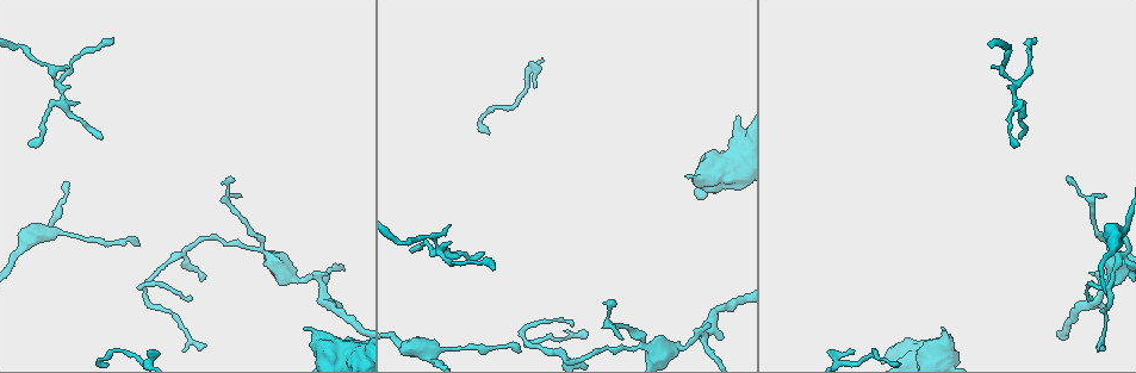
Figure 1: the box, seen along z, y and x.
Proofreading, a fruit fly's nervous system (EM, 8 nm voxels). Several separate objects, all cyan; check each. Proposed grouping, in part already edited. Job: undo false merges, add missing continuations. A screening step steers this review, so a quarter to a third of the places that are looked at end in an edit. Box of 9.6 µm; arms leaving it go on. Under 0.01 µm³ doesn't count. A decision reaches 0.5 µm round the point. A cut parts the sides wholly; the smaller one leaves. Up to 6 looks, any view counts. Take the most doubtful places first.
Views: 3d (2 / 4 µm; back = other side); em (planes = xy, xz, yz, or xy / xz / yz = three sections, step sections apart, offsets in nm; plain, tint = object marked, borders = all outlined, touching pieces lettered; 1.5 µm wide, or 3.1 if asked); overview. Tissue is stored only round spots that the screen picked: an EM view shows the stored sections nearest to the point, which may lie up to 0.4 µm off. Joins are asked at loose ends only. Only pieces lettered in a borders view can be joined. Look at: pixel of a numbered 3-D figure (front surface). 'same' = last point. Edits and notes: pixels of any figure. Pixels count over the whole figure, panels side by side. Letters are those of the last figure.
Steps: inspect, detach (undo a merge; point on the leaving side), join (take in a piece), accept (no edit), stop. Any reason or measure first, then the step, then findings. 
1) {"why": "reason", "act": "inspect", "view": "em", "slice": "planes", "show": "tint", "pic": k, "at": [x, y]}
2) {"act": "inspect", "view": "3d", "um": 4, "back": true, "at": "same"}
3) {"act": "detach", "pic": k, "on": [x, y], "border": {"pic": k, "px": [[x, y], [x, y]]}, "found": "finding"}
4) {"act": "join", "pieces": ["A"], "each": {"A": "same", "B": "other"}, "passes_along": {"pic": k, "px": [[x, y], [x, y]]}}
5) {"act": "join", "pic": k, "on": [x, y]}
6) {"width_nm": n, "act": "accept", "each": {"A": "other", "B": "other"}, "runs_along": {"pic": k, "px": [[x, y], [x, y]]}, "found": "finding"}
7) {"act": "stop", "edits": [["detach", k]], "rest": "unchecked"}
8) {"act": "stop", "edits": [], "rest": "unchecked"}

{"why": "thin end", "act": "inspect", "view": "3d", "um": 4, "pic": 1, "at": [31, 144]}

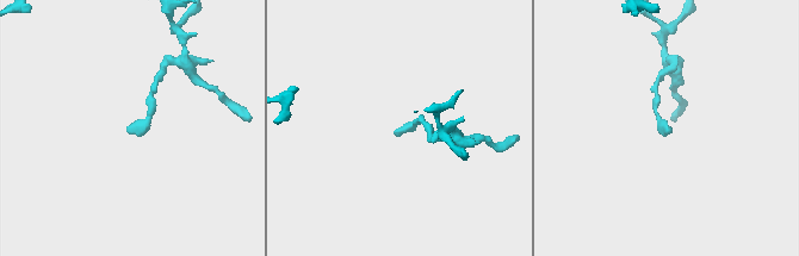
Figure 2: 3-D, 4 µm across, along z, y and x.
{"why": "now the EM", "act": "inspect", "view": "em", "slice": "xz", "step": 4, "show": "borders", "pic": 2, "at": [667, 132]}

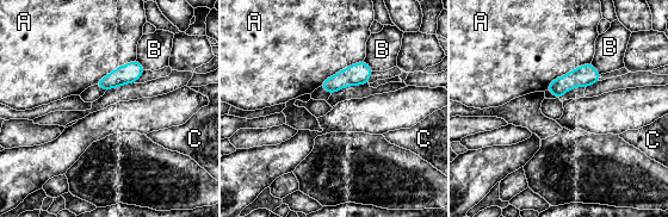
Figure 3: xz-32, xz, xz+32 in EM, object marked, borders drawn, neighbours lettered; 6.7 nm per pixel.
{"act": "accept", "each": {"A": "other", "B": "other", "C": "other"}, "border": {"pic": 3, "px": [[591, 62], [555, 78], [546, 90]]}, "found": "no lettered piece goes on from it"}

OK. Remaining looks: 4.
{"why": "branch point", "act": "inspect", "view": "3d", "um": 2, "pic": 1, "at": [524, 345]}

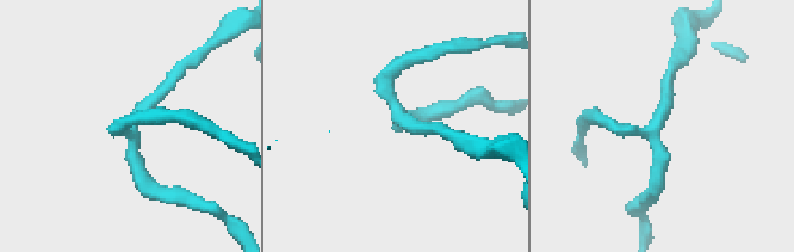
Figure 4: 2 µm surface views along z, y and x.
{"why": "need the tissue", "act": "inspect", "view": "em", "slice": "planes", "show": "tint", "pic": 4, "at": [397, 117]}

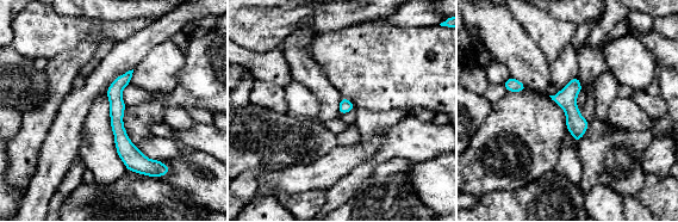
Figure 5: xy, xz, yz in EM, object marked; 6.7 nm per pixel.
{"act": "inspect", "view": "em", "slice": "planes", "show": "borders", "at": "same"}

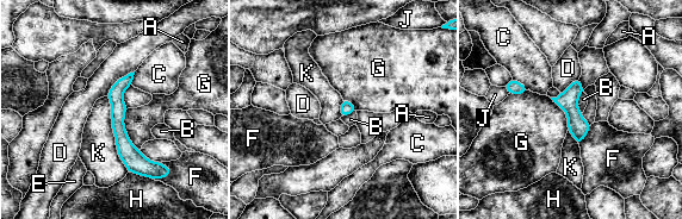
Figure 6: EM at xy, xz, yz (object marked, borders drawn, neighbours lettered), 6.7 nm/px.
{"width_nm": 90, "act": "accept", "each": {"A": "other", "B": "other", "C": "other", "D": "other", "E": "other", "F": "other", "G": "other", "H": "other", "J": "other", "K": "other"}, "runs_along": {"pic": 6, "px": [[130, 76], [118, 88], [118, 130], [152, 170]]}, "found": "continuous, no second cell"}

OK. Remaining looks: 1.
{"act": "stop", "edits": [], "rest": "unchecked"}

